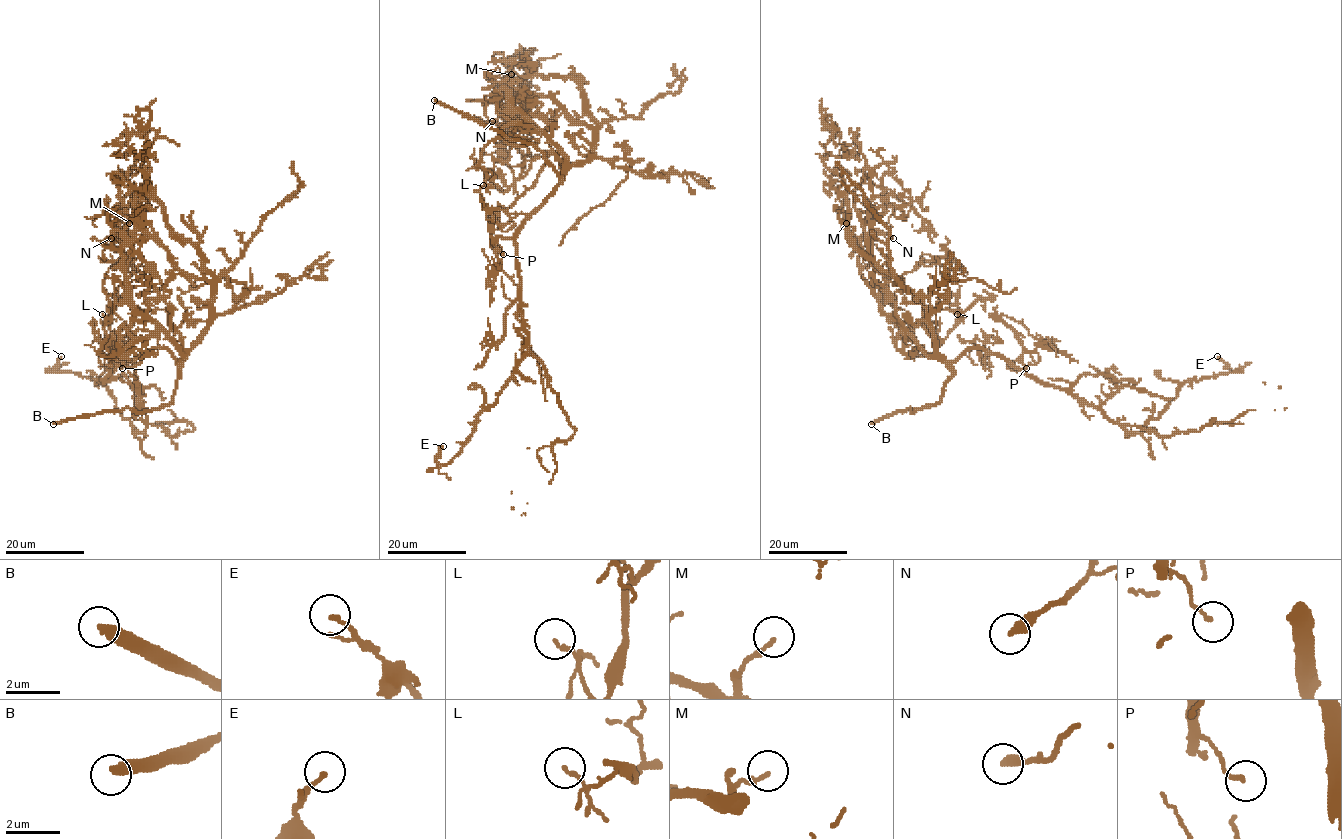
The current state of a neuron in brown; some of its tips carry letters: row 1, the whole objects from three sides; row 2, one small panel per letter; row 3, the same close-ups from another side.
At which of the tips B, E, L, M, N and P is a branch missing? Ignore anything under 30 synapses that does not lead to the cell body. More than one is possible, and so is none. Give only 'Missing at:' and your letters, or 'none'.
Missing at: B

